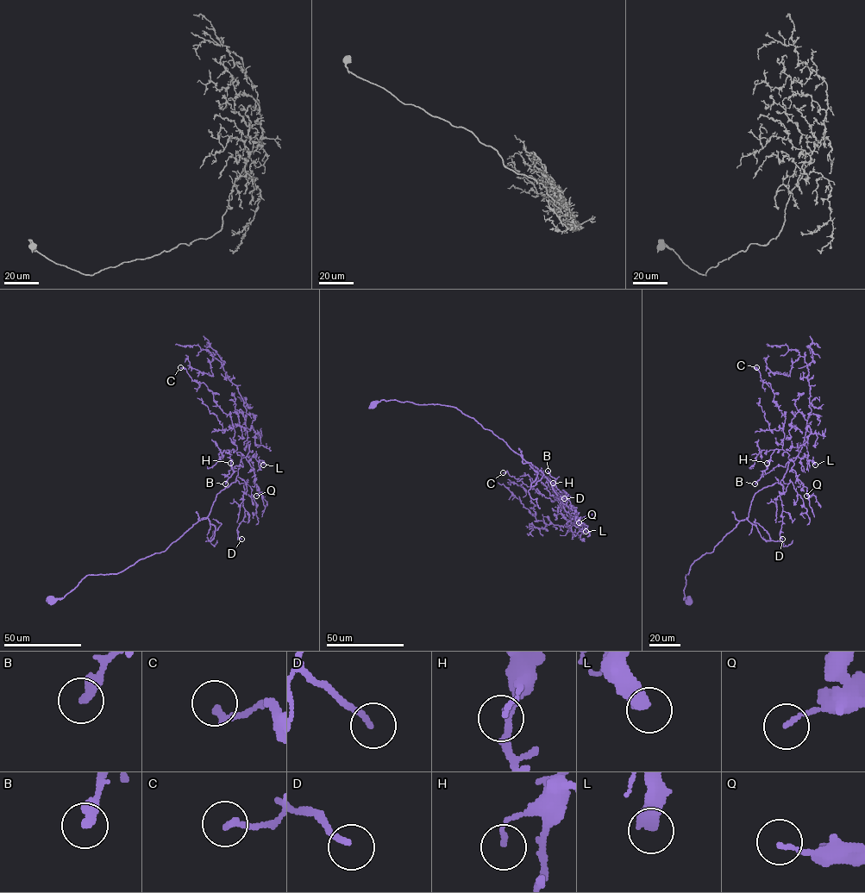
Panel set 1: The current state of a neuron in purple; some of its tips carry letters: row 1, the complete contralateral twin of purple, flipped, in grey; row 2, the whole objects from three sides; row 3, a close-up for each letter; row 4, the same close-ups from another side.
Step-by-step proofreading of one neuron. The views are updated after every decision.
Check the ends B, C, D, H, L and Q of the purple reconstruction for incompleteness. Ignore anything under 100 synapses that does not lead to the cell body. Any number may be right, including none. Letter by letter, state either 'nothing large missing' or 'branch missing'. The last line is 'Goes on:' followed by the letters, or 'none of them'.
B: nothing large missing
C: nothing large missing
D: nothing large missing
H: nothing large missing
L: nothing large missing
Q: nothing large missing
Goes on: none of them

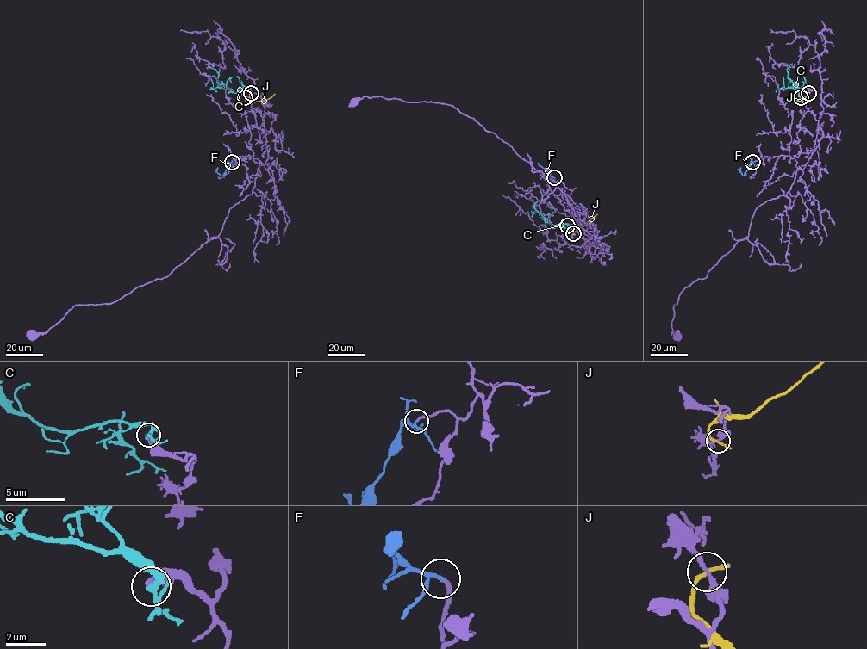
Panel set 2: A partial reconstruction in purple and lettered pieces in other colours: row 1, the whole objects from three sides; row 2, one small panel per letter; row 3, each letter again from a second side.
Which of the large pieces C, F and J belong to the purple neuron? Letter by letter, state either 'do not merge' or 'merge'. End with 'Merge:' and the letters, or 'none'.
C: do not merge
F: merge
J: do not merge
Merge: F

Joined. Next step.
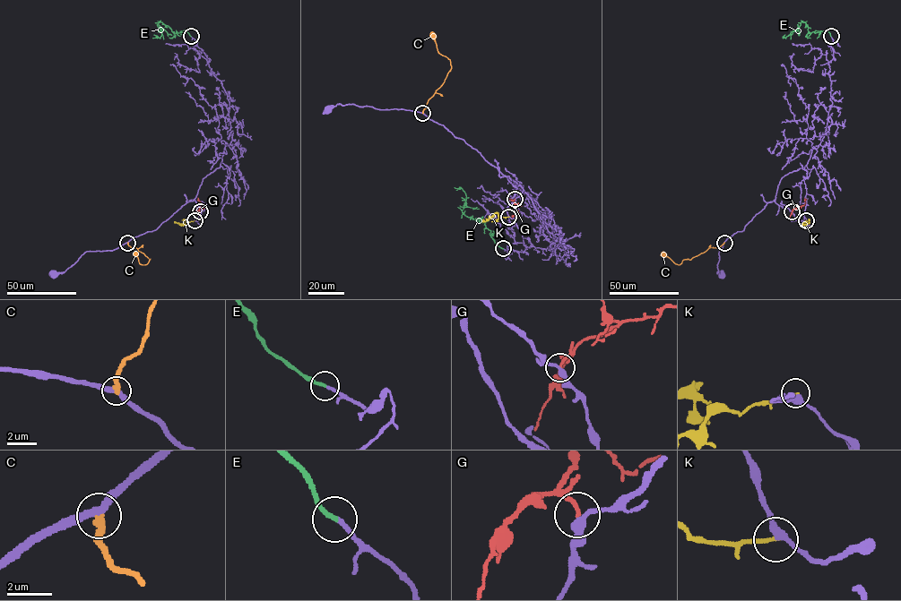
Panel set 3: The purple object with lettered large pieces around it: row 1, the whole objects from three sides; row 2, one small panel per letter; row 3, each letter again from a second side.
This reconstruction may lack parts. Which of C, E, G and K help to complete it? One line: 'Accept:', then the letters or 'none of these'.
Accept: E

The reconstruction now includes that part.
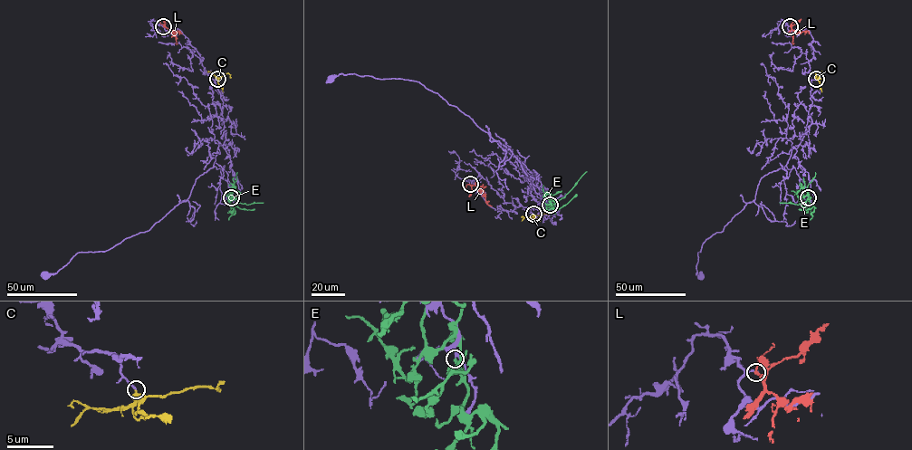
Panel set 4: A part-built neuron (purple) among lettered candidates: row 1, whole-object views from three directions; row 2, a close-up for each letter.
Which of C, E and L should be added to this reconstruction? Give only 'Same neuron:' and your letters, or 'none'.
Same neuron: C

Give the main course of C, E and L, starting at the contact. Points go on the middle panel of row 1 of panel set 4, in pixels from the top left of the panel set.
C: (532, 214), (549, 213)
E: (550, 205), (563, 197), (586, 171)
L: (470, 184), (483, 190), (485, 202), (491, 206)

